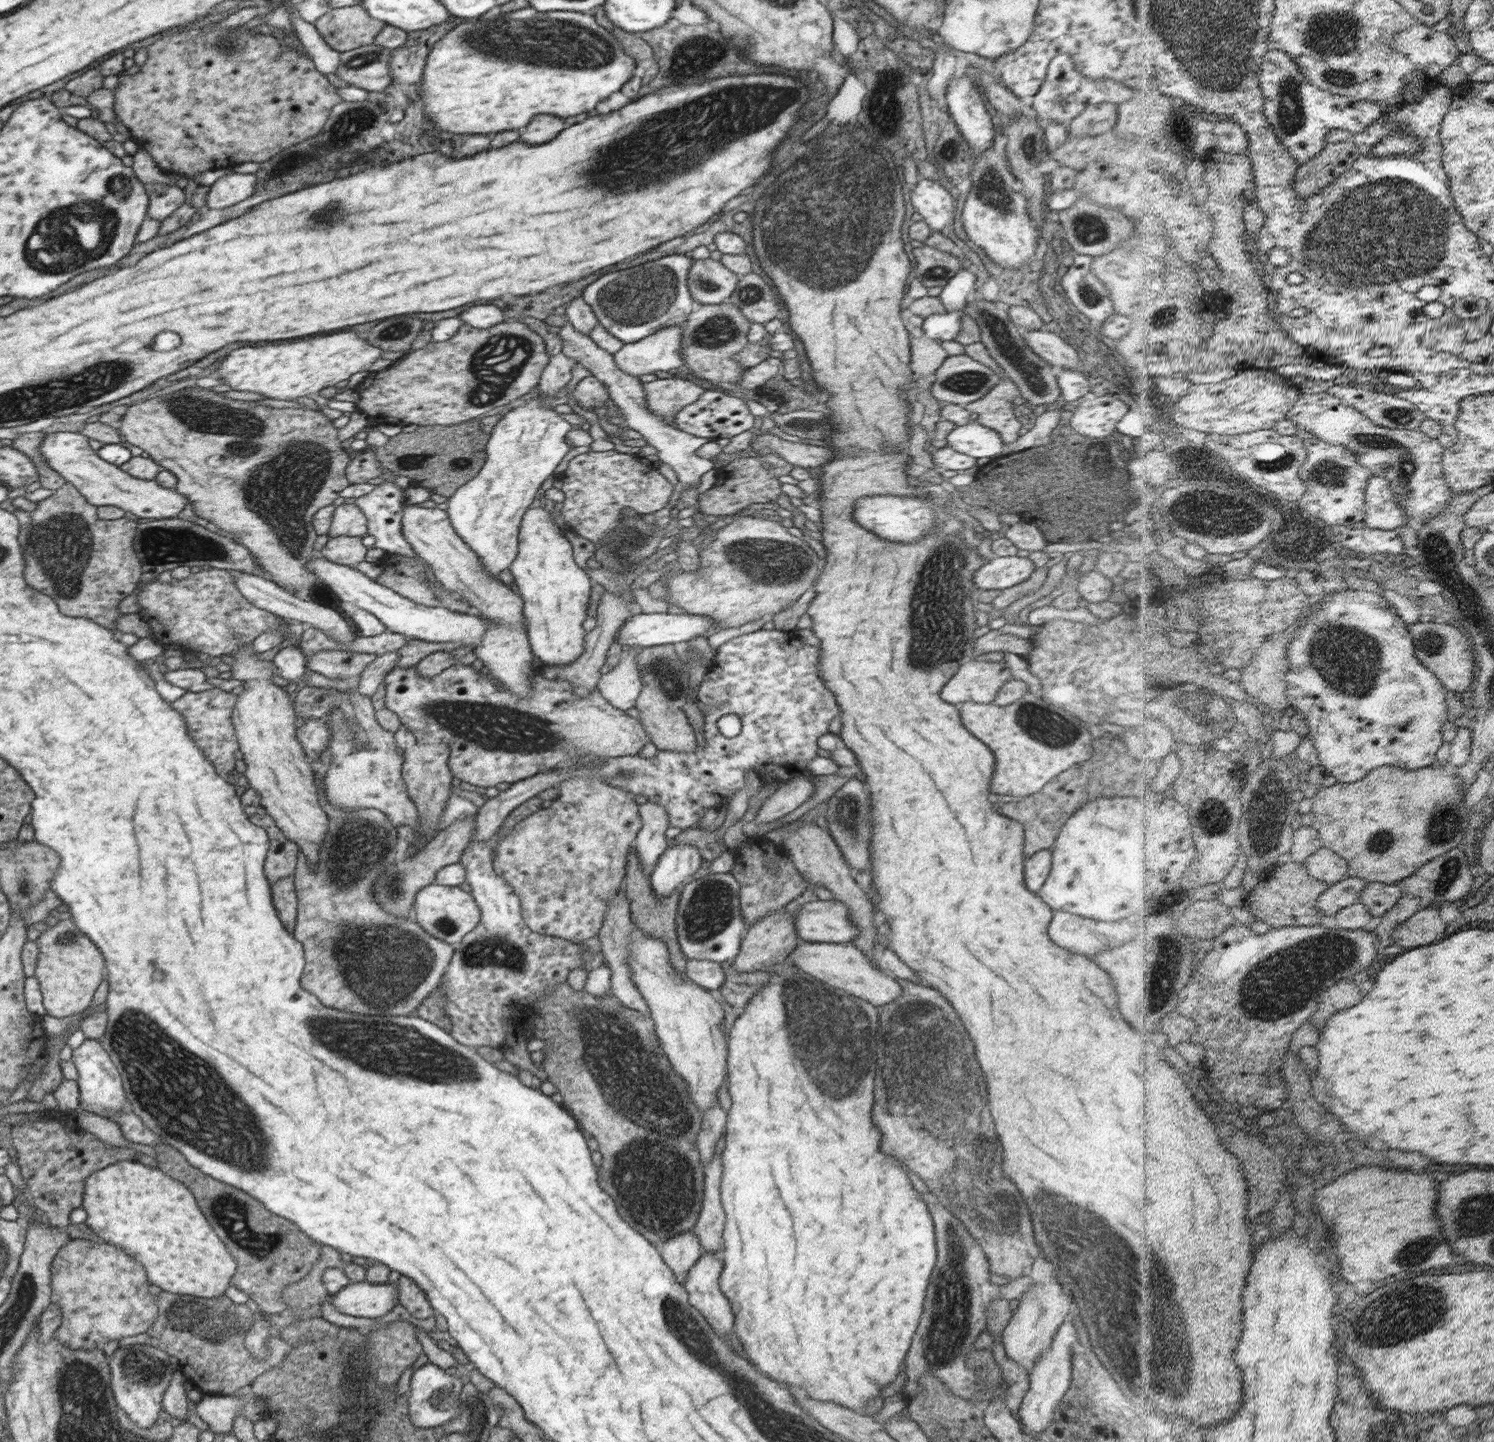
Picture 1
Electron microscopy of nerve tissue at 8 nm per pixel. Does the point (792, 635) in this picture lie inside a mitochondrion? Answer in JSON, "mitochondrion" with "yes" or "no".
{"mitochondrion":"no"}

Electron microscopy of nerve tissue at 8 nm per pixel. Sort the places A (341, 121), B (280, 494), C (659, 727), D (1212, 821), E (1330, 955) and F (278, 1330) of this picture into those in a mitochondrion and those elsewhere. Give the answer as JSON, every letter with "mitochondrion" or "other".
{"A":"mitochondrion","B":"mitochondrion","C":"other","D":"mitochondrion","E":"mitochondrion","F":"other"}

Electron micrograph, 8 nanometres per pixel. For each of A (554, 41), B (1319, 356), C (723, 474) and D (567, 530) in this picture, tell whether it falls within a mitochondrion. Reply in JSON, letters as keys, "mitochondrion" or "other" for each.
{"A":"mitochondrion","B":"other","C":"other","D":"other"}

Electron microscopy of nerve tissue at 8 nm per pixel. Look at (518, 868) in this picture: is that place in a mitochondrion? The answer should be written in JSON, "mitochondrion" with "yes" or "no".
{"mitochondrion":"no"}

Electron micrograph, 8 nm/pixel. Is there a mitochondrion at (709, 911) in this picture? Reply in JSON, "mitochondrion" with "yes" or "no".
{"mitochondrion":"yes"}

